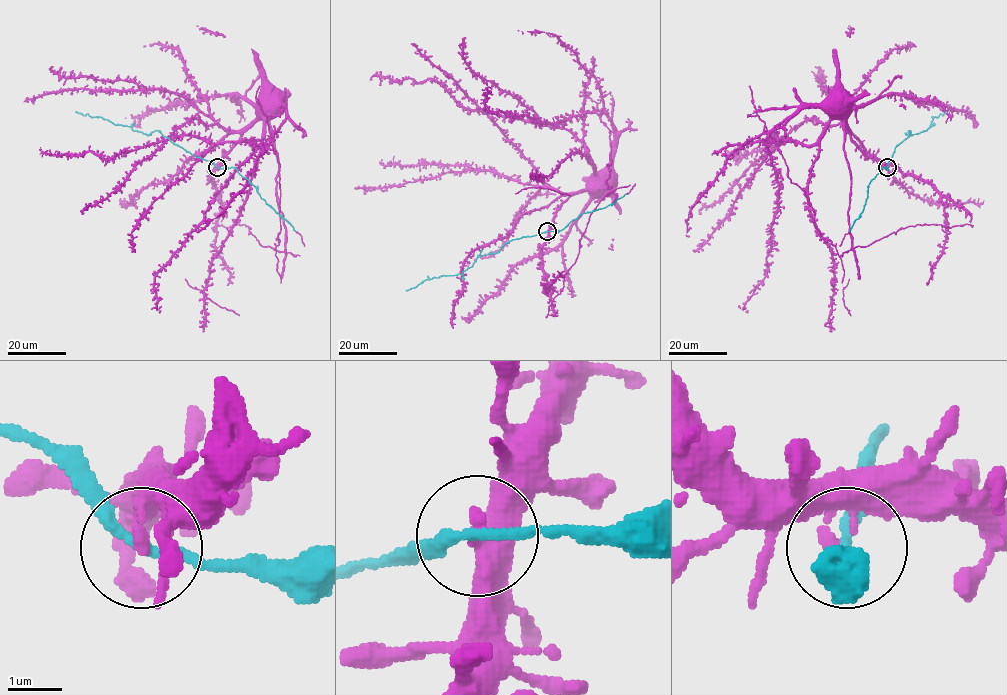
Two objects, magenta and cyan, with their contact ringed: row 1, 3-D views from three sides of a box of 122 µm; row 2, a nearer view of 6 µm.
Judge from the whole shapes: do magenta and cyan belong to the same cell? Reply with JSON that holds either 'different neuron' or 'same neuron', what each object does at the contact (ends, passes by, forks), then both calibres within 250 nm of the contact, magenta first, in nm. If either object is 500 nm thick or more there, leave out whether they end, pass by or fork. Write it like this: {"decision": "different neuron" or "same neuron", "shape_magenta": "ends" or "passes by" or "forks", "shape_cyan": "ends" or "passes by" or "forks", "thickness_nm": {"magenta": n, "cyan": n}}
{"decision": "same neuron", "shape_magenta": "ends", "shape_cyan": "passes by", "thickness_nm": {"magenta": 190, "cyan": 200}}

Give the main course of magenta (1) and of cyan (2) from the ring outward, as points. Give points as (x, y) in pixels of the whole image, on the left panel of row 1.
1: (217, 167), (240, 135), (267, 113), (275, 101)
2: (217, 167), (178, 146), (158, 130), (144, 134), (101, 117), (75, 111)

